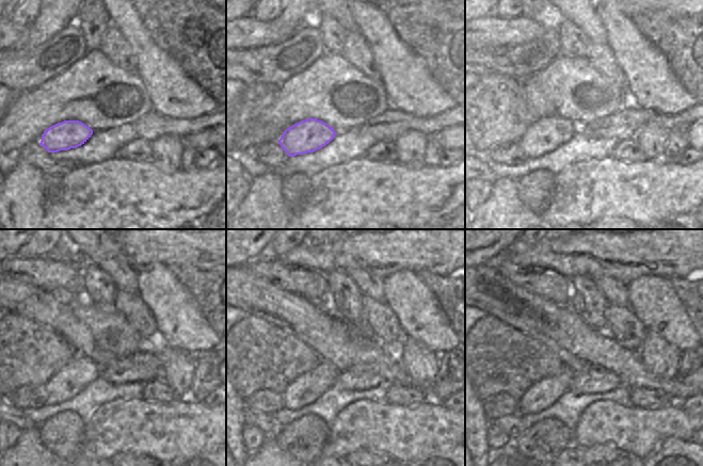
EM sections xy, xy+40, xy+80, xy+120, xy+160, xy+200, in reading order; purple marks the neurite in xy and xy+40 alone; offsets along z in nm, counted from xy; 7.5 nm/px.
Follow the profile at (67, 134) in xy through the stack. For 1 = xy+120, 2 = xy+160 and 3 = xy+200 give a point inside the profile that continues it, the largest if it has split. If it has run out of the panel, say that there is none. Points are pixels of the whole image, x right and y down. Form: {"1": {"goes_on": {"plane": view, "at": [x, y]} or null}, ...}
{"1": {"goes_on": {"plane": "xy+120", "at": [74, 376]}}, "2": {"goes_on": {"plane": "xy+160", "at": [309, 386]}}, "3": {"goes_on": {"plane": "xy+200", "at": [540, 396]}}}

